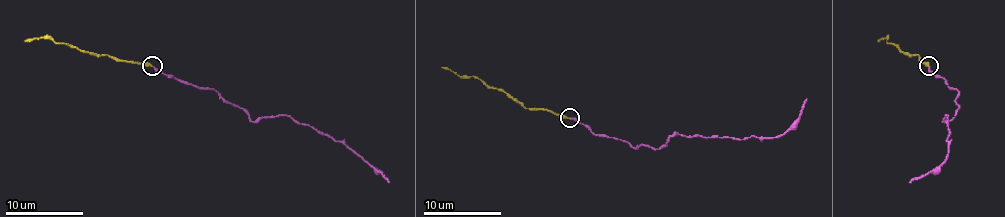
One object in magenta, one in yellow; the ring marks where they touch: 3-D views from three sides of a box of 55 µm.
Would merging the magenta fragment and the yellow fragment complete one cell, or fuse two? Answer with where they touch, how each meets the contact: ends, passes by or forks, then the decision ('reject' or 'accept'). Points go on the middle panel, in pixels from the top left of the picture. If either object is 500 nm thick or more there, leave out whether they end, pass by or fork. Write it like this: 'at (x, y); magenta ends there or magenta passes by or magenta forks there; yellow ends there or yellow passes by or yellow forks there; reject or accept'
at (570, 118); magenta ends there; yellow ends there; accept

